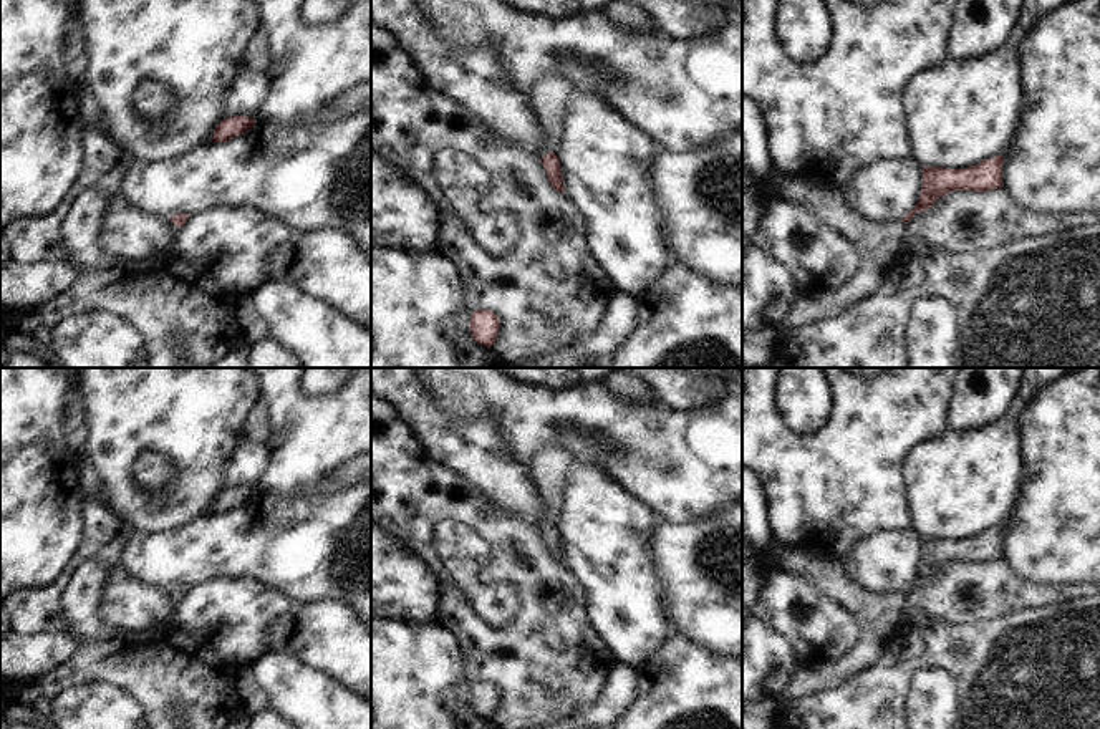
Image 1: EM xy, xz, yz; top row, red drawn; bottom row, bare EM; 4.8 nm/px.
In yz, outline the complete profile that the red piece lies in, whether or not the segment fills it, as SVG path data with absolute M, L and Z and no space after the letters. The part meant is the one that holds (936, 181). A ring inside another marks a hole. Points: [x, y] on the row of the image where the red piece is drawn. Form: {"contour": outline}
{"contour": "M1004 157L986 159L966 169L924 167L923 191L918 205L898 222L876 224L855 212L840 189L812 186L787 176L777 176L775 194L769 200L800 205L828 227L845 232L860 257L860 267L852 278L835 290L817 297L800 297L787 318L775 325L784 336L812 323L835 318L856 303L871 298L885 280L896 272L903 250L906 224L921 210L931 209L939 197L954 191L987 192L1002 187Z"}

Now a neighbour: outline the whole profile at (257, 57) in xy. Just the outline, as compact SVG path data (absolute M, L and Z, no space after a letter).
M258 28L245 50L245 68L267 75L272 65L268 38Z

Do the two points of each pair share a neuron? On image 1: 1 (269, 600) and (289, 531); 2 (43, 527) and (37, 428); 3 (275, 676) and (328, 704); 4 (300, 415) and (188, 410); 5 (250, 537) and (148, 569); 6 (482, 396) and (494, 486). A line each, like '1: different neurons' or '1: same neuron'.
1: different neurons
2: same neuron
3: same neuron
4: different neurons
5: same neuron
6: different neurons

